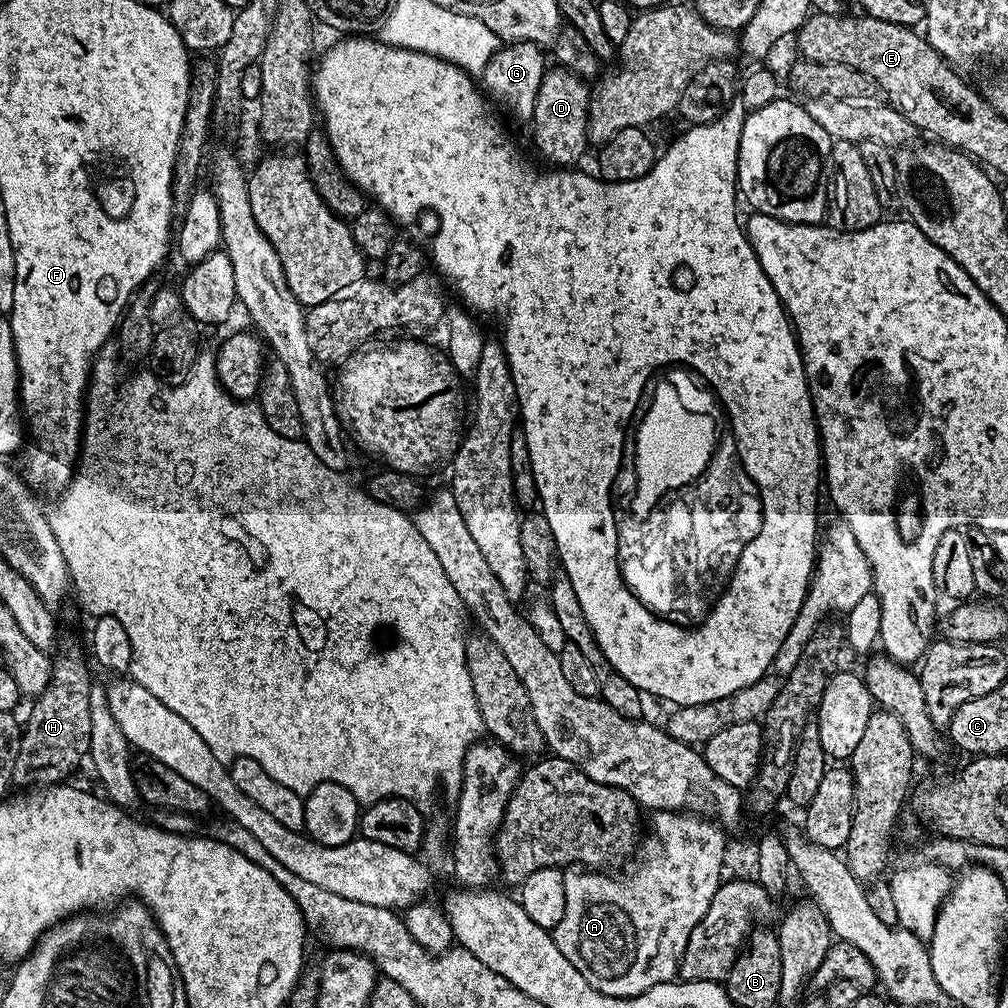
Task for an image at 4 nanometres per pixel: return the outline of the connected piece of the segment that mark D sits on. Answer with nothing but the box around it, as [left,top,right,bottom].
[530,66,590,166]

